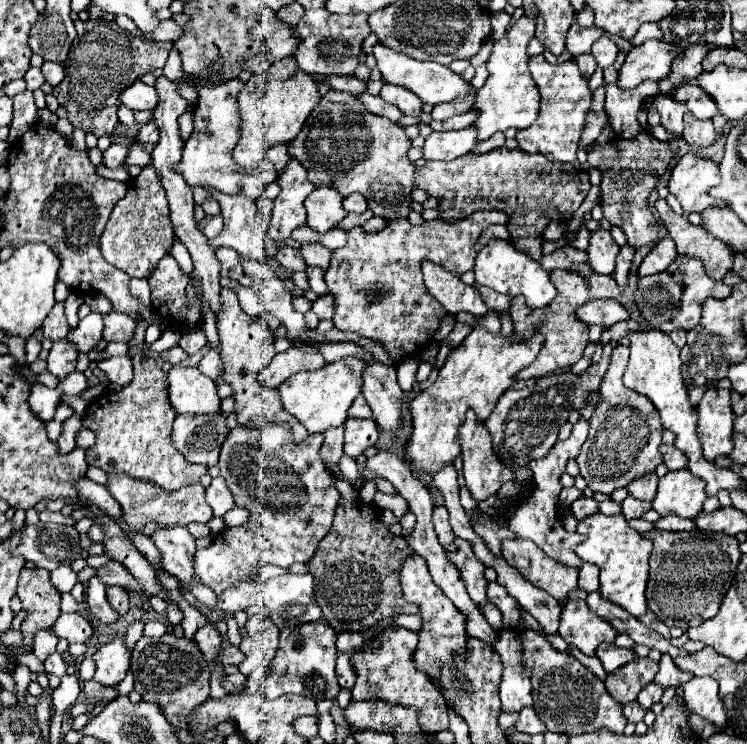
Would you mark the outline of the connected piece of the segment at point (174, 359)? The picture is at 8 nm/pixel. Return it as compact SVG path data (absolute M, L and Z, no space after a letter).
M176 346L161 353L161 357L165 361L175 365L181 363L190 356L184 352L180 346Z

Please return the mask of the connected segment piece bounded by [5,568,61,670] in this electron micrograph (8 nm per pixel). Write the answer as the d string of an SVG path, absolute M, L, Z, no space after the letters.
M23 568L19 576L17 596L23 602L23 610L27 618L21 624L21 646L9 646L7 664L9 670L15 668L15 654L29 654L33 650L33 638L39 630L47 630L59 618L61 594L51 584L50 572L45 569Z

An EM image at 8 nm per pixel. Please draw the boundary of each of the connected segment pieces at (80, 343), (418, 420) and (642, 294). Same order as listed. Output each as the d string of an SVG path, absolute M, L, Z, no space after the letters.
M91 312L77 324L77 328L69 330L67 340L77 348L77 352L89 354L99 344L101 332L103 332L103 316Z
M473 328L473 332L449 352L447 362L439 370L433 386L419 392L409 402L413 432L405 444L405 454L411 460L415 472L431 476L443 466L453 464L453 460L459 456L459 442L455 442L455 432L459 424L463 424L465 412L473 410L479 422L485 422L493 412L499 396L511 388L513 376L537 358L541 346L543 336L539 332L535 332L535 336L527 342L511 344L507 336L491 334L483 328Z
M677 256L671 268L667 268L665 272L657 276L655 274L645 276L639 280L635 292L635 304L651 328L669 334L679 328L681 330L695 328L701 320L701 304L707 298L727 298L729 294L731 286L725 286L723 282L705 276L703 264L699 264L699 260L687 260L687 256Z

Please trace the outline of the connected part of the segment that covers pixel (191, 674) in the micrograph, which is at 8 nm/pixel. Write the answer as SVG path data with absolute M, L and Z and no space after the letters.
M175 634L161 638L141 638L131 654L131 672L135 674L135 690L145 702L157 704L167 720L177 728L187 728L191 712L209 698L211 670L203 660L197 644Z

